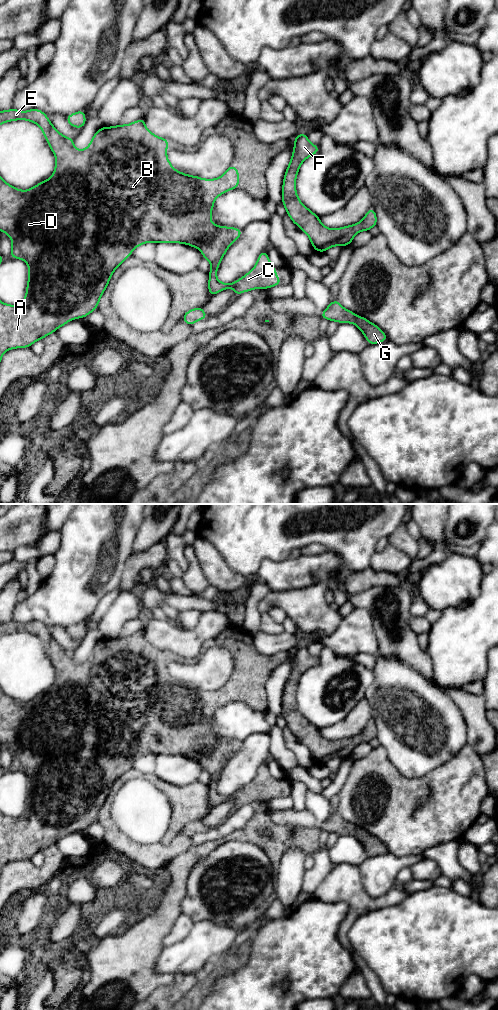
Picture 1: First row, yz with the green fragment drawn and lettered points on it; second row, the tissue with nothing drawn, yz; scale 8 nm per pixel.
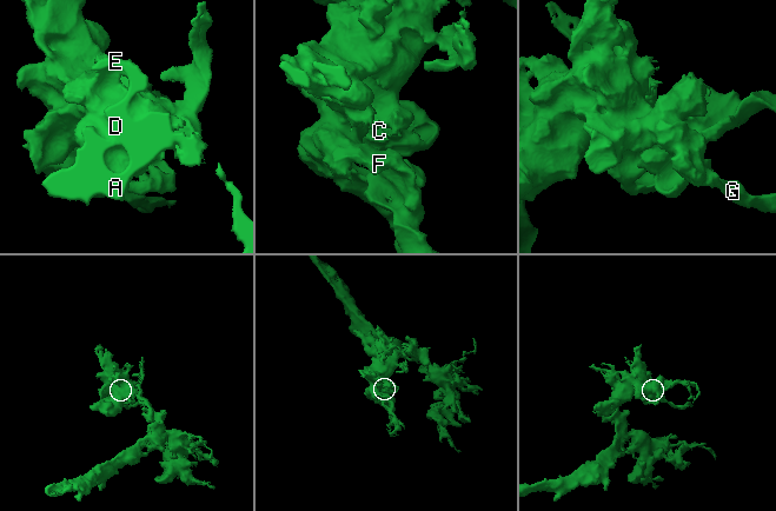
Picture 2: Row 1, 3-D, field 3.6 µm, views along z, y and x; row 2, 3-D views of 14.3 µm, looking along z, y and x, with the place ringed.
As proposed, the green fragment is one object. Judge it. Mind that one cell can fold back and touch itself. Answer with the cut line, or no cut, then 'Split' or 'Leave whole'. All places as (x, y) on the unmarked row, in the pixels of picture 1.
No split. Leave whole

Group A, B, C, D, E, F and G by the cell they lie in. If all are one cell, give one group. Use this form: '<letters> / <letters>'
A B C D E F G

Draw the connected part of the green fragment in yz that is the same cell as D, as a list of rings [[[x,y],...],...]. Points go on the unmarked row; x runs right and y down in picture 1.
[[[11,620],[7,623],[0,623],[0,637],[4,634],[11,634],[14,632],[28,632],[37,636],[42,642],[44,649],[56,670],[55,681],[52,689],[38,695],[33,700],[30,700],[26,703],[11,698],[0,689],[0,744],[6,744],[12,753],[10,769],[24,772],[29,779],[26,807],[23,814],[19,817],[8,817],[0,812],[0,874],[3,866],[7,862],[15,860],[29,860],[29,858],[34,854],[50,847],[61,838],[67,836],[69,833],[76,830],[83,831],[91,824],[96,822],[99,817],[99,812],[107,800],[115,781],[126,771],[128,771],[136,759],[144,755],[182,755],[199,761],[202,764],[203,771],[207,771],[211,775],[211,782],[208,784],[208,803],[211,809],[218,804],[229,800],[234,801],[236,809],[243,804],[252,803],[255,800],[266,802],[269,799],[282,797],[282,793],[277,789],[276,779],[273,779],[269,772],[267,762],[262,763],[259,766],[257,774],[252,782],[246,785],[240,791],[233,795],[222,795],[217,792],[217,782],[223,771],[223,768],[229,761],[230,757],[240,750],[242,741],[217,738],[213,736],[211,734],[211,725],[215,711],[218,708],[222,707],[228,702],[238,700],[239,683],[234,677],[230,677],[226,681],[226,684],[219,690],[203,691],[198,688],[184,686],[175,682],[166,667],[167,657],[170,656],[170,652],[158,649],[150,644],[145,638],[145,631],[146,630],[142,630],[127,637],[119,636],[113,639],[104,638],[96,643],[89,655],[89,658],[86,661],[78,662],[74,659],[74,651],[59,645],[50,634],[48,628],[42,622],[32,620],[29,623],[19,623]]]

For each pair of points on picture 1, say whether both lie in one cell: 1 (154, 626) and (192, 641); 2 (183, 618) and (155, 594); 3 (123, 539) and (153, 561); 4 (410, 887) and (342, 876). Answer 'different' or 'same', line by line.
1: same
2: different
3: different
4: different

